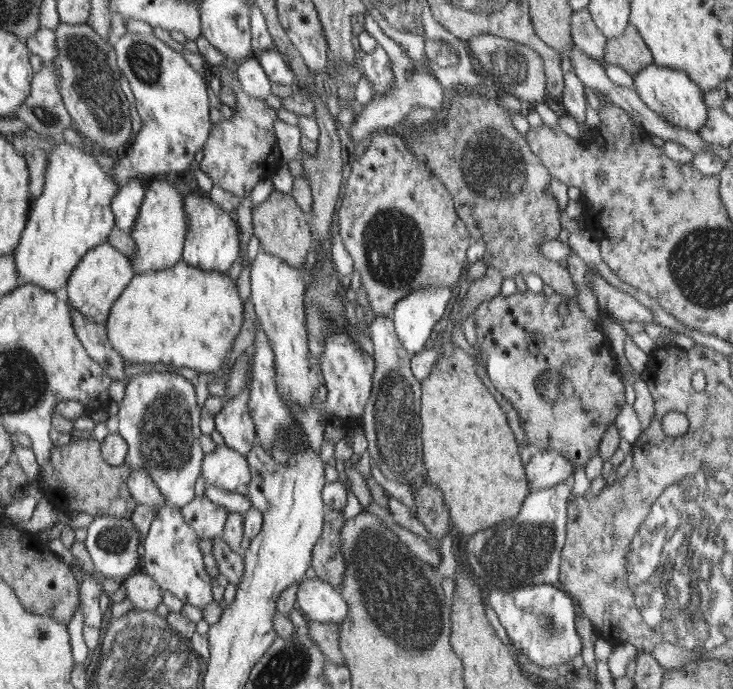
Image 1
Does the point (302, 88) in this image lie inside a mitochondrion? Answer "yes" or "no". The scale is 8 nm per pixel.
no

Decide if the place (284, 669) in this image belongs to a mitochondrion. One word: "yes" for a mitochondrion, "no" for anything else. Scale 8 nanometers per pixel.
yes

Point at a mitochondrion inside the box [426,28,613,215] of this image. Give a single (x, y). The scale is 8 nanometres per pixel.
(512, 67)

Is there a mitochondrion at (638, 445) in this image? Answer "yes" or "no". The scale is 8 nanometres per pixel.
no

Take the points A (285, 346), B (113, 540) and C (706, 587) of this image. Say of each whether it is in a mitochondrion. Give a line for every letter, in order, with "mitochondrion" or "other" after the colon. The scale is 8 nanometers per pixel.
A: other
B: mitochondrion
C: mitochondrion

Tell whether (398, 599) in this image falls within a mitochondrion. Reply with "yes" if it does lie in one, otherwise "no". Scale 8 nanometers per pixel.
yes

